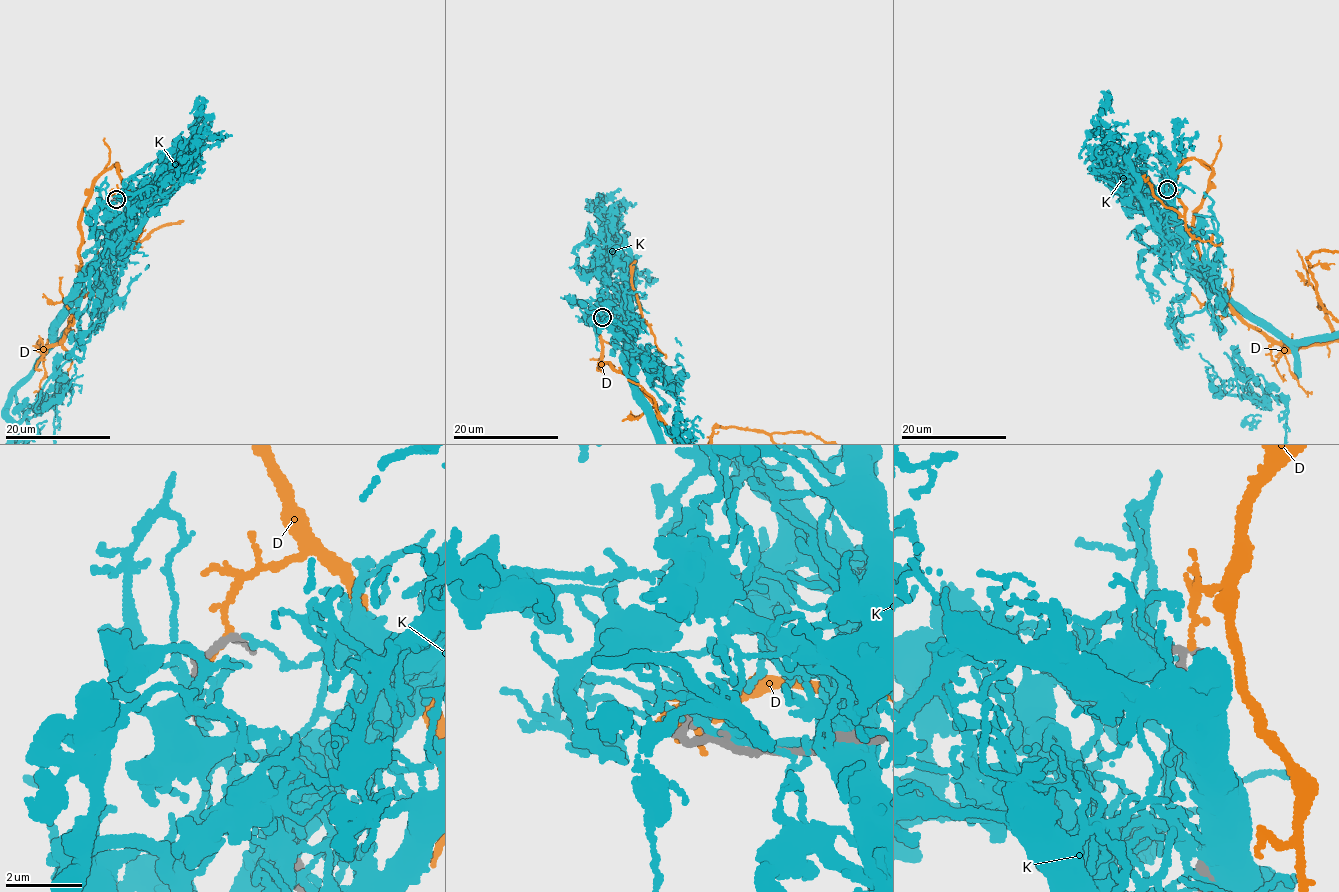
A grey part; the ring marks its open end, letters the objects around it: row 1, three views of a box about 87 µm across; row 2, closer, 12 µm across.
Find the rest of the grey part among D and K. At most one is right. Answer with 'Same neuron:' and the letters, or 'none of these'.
Same neuron: none of these

